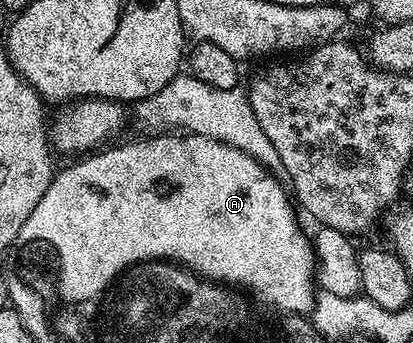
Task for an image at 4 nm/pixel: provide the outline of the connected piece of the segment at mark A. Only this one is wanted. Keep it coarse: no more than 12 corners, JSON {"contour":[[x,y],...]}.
{"contour":[[156,133],[57,170],[20,239],[78,297],[134,256],[308,313],[313,244],[254,157]]}

